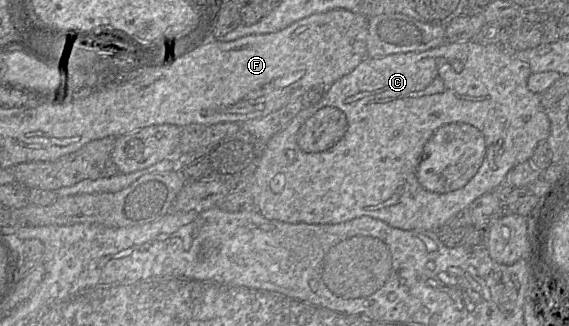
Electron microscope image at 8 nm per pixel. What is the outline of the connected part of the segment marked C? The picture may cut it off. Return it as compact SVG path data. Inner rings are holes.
M475 40L445 42L438 47L422 52L391 54L381 58L367 57L352 72L327 87L325 95L320 102L310 107L303 108L281 131L268 140L260 162L255 168L254 173L252 173L252 182L248 189L251 190L254 199L254 209L266 218L280 221L342 221L357 215L370 215L383 219L389 224L404 230L438 230L445 226L455 214L467 208L474 200L502 185L508 172L516 165L529 161L537 145L548 139L550 120L546 110L541 105L541 95L531 92L527 85L531 73L532 71L529 65L517 59L506 45L481 44Z

